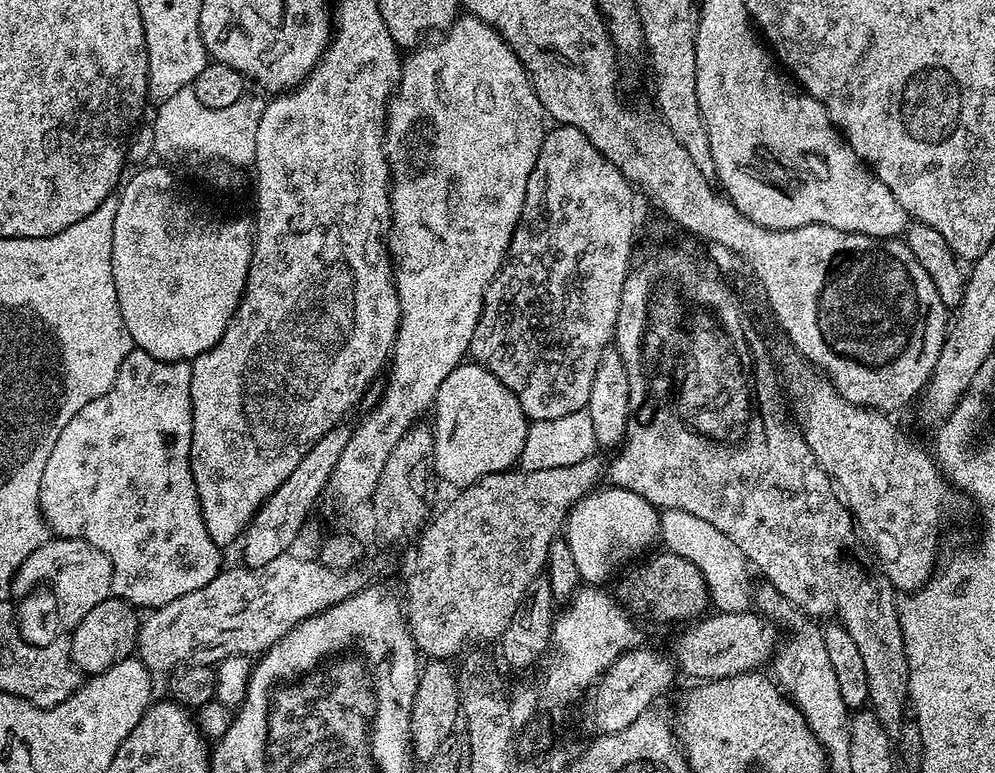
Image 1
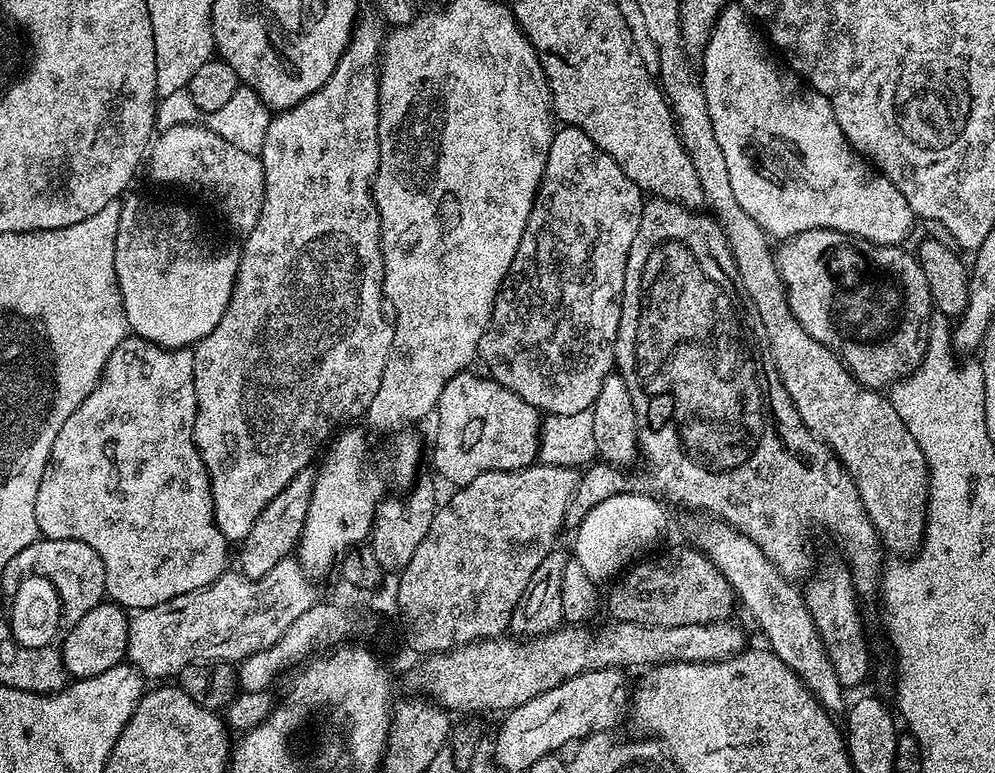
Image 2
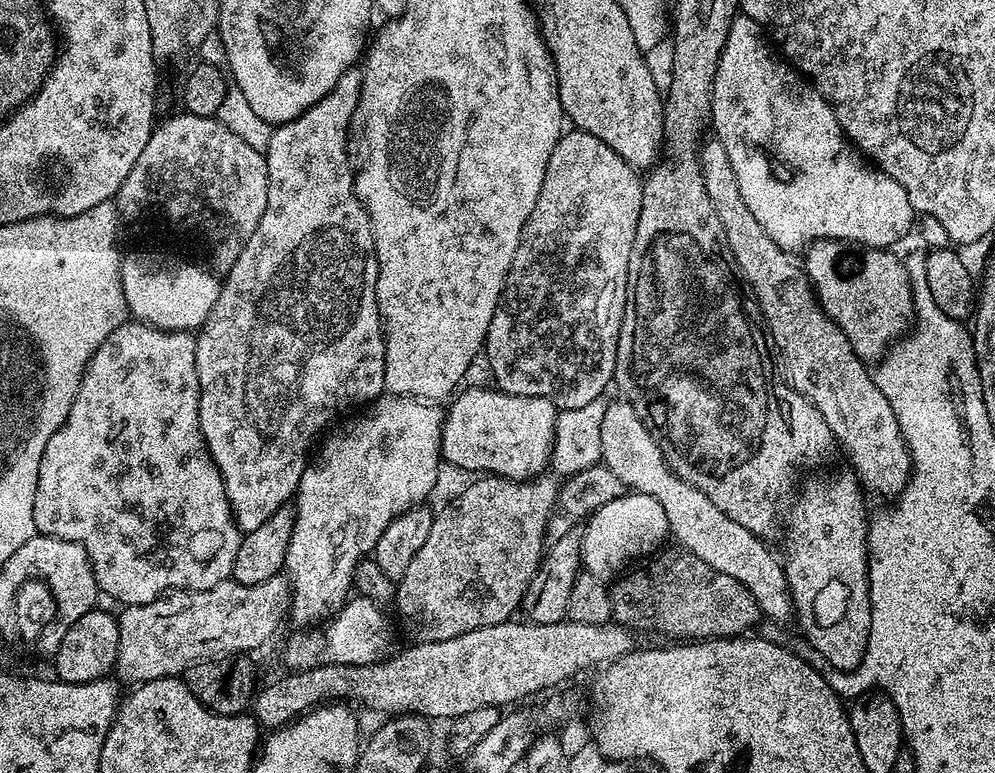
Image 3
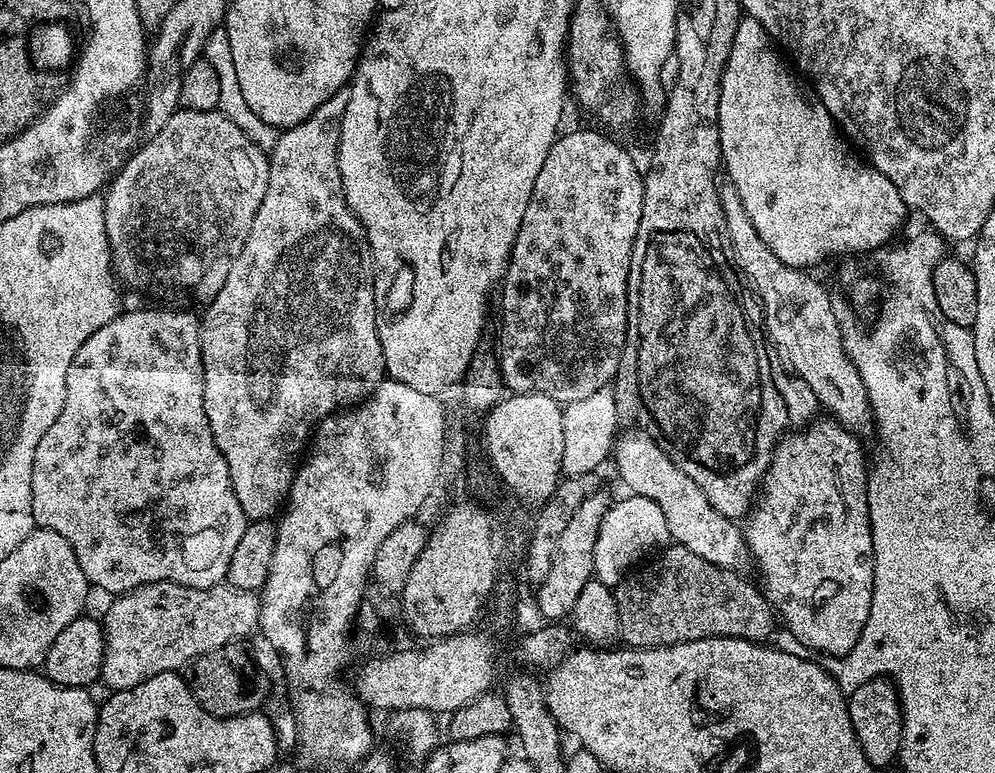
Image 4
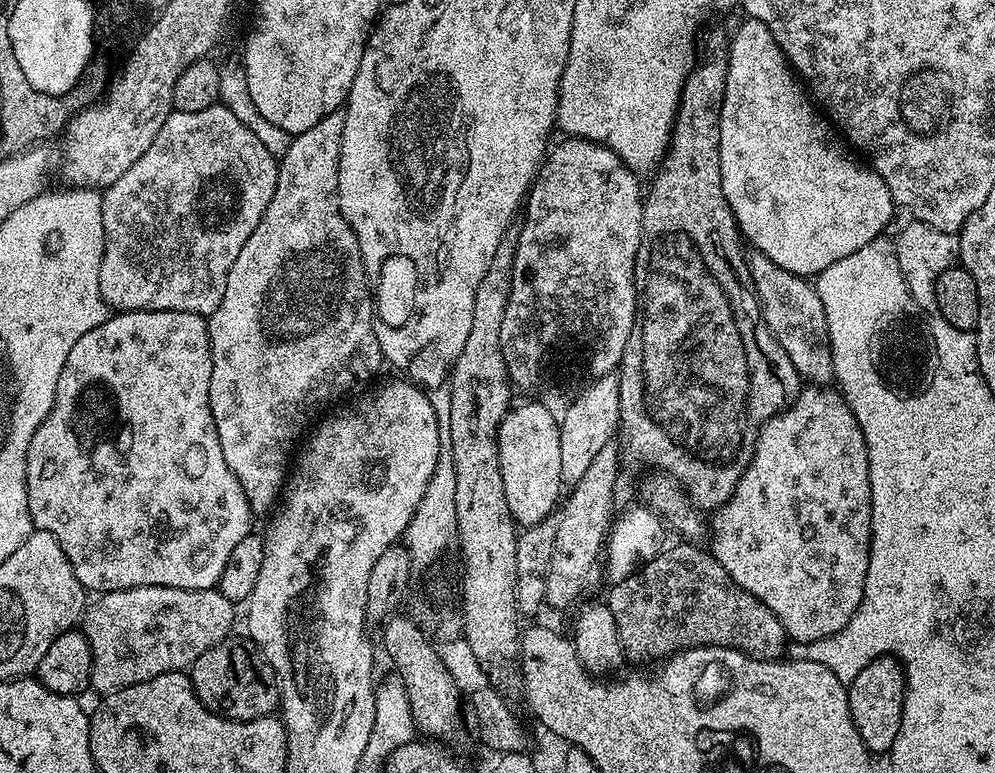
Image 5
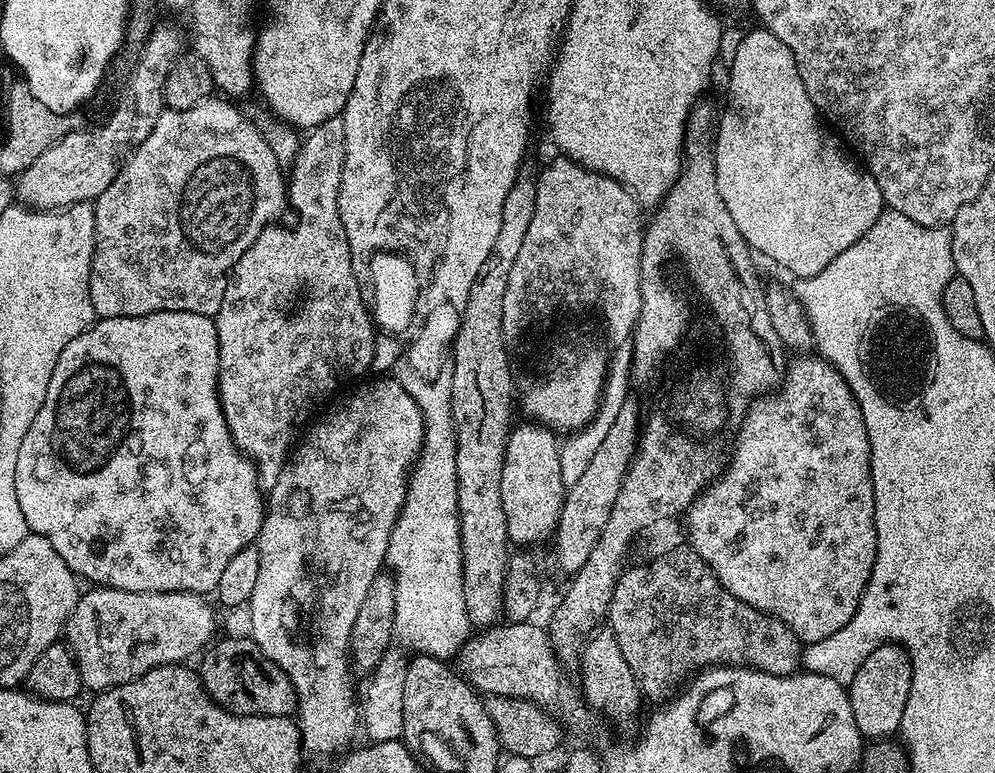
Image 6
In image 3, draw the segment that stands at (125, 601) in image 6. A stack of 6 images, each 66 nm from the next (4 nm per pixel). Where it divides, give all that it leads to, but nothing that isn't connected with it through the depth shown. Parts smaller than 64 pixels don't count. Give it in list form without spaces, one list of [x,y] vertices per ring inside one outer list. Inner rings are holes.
[[[283,575],[254,586],[246,586],[229,578],[210,590],[178,588],[165,592],[157,600],[129,604],[121,612],[124,613],[118,616],[118,658],[114,672],[125,685],[139,686],[163,676],[179,677],[185,668],[197,661],[223,657],[225,654],[248,654],[252,652],[251,648],[262,647],[289,615],[290,585]]]

